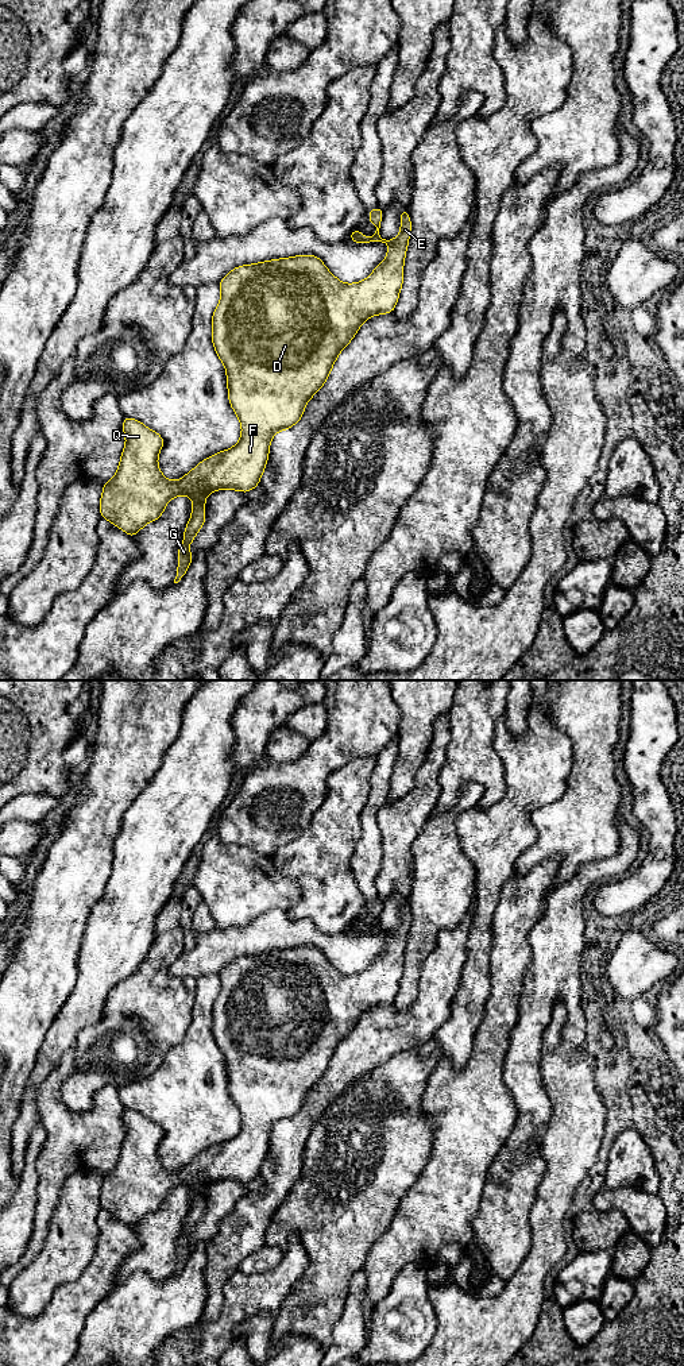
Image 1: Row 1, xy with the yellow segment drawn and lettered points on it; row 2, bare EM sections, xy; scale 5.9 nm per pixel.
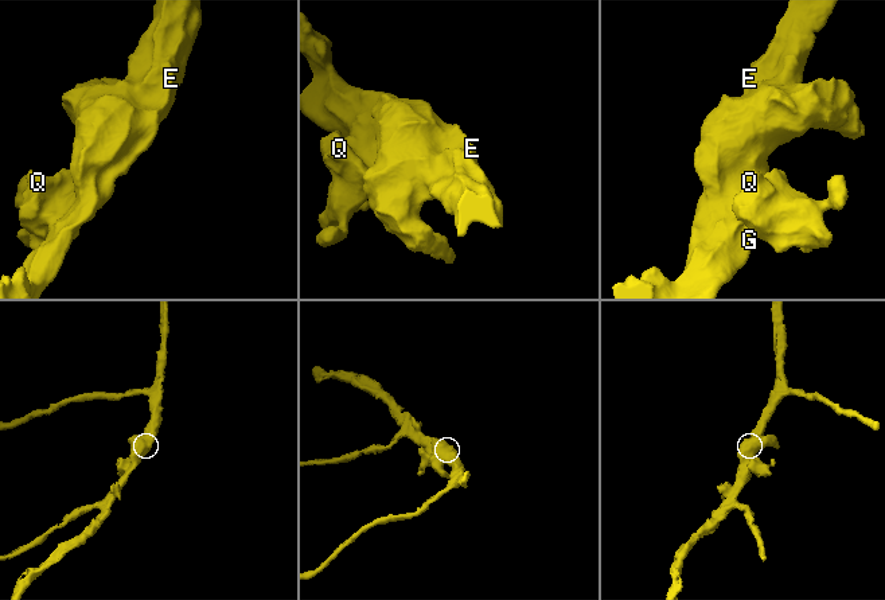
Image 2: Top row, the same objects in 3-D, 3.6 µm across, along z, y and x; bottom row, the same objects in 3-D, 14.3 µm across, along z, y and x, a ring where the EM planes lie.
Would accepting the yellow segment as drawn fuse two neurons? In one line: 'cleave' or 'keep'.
keep

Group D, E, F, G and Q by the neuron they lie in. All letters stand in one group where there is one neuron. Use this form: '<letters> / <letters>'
D E F G Q

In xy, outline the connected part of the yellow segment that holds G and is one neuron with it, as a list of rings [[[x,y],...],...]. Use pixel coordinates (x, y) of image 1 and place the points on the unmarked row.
[[[378,898],[367,903],[370,914],[376,918],[375,926],[366,929],[355,919],[349,930],[355,934],[382,933],[389,937],[389,942],[371,966],[360,973],[343,975],[314,946],[243,956],[220,972],[221,988],[212,1007],[212,1034],[224,1054],[228,1091],[241,1115],[241,1127],[236,1137],[204,1150],[183,1169],[169,1172],[158,1158],[163,1128],[135,1110],[124,1110],[125,1138],[116,1166],[104,1174],[101,1209],[134,1228],[146,1215],[162,1207],[171,1189],[190,1188],[192,1207],[178,1240],[174,1274],[183,1269],[193,1251],[189,1236],[205,1213],[205,1189],[215,1181],[247,1184],[256,1178],[268,1151],[274,1126],[300,1112],[306,1095],[326,1073],[339,1045],[348,1038],[360,1016],[371,1007],[394,1002],[403,975],[410,907],[402,900],[399,926],[386,931],[379,926],[382,900]]]

